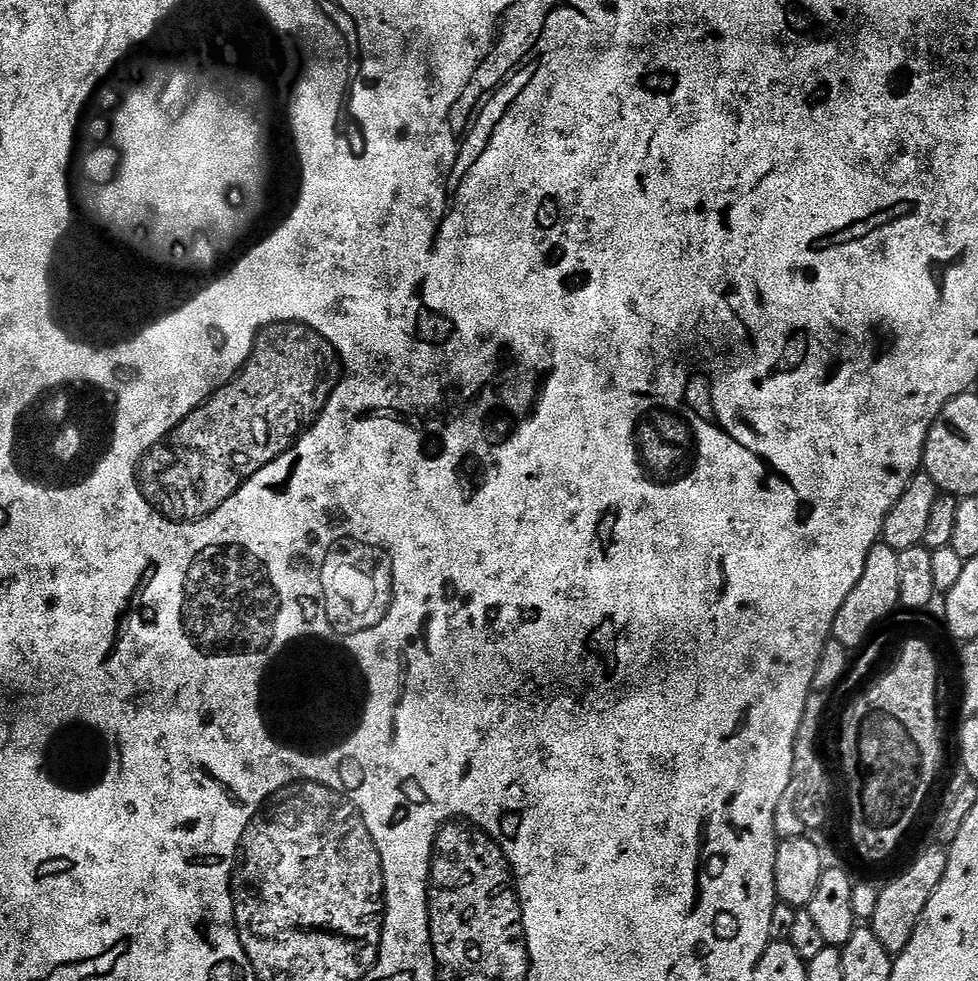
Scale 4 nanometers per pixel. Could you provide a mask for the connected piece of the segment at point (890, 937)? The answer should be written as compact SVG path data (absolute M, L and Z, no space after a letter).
M943 847L928 848L901 876L896 876L888 885L880 888L878 906L874 909L874 918L870 922L872 932L886 946L886 950L898 954L906 950L922 914L926 910L926 902L934 898L938 886L942 882L942 874L946 874L948 853Z

